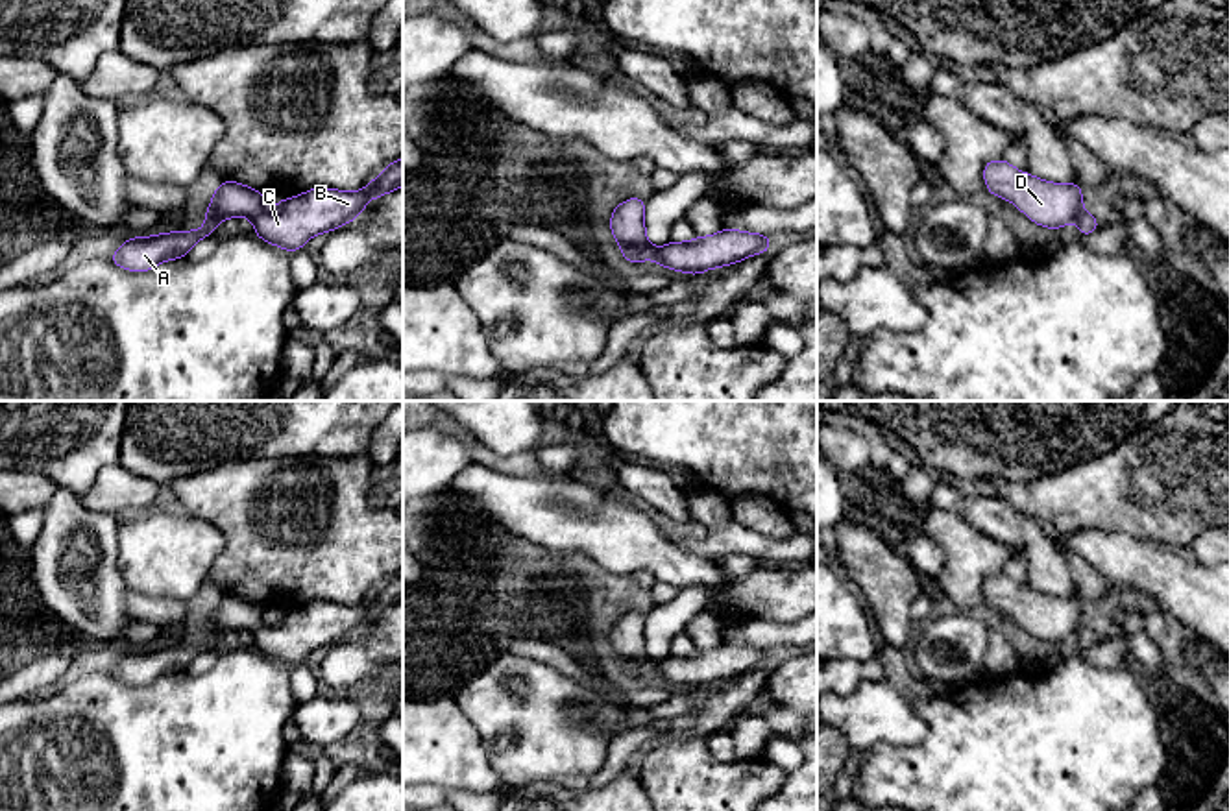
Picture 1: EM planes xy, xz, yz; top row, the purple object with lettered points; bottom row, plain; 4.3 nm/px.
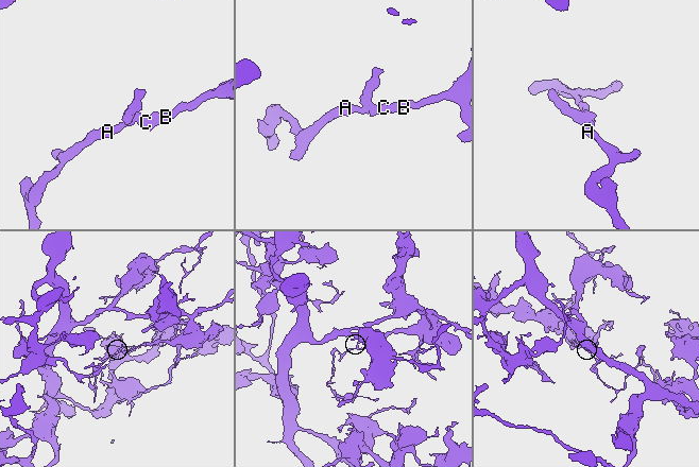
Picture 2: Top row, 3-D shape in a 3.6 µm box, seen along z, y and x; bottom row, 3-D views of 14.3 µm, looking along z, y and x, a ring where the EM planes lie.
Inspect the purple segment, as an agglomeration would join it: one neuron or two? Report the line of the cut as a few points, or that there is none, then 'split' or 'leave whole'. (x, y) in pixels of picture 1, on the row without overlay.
cut xz (621, 660), (636, 660), (647, 671); split

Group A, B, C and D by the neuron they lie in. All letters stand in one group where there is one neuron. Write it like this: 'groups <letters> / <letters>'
groups A / B C D

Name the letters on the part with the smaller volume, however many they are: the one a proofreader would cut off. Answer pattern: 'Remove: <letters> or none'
Remove: A

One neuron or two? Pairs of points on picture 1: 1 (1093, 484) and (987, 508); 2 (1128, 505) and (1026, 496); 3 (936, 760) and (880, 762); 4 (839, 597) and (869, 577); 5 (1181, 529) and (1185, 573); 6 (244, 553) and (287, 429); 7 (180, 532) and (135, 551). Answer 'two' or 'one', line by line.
1: two
2: one
3: one
4: two
5: two
6: two
7: one

